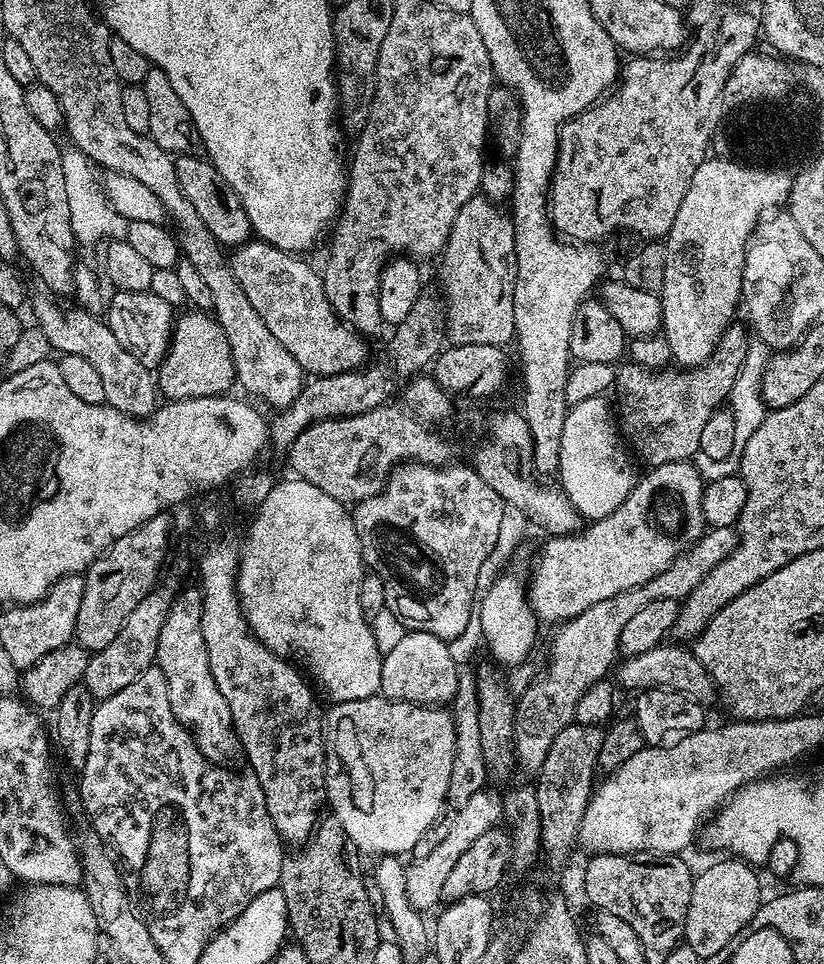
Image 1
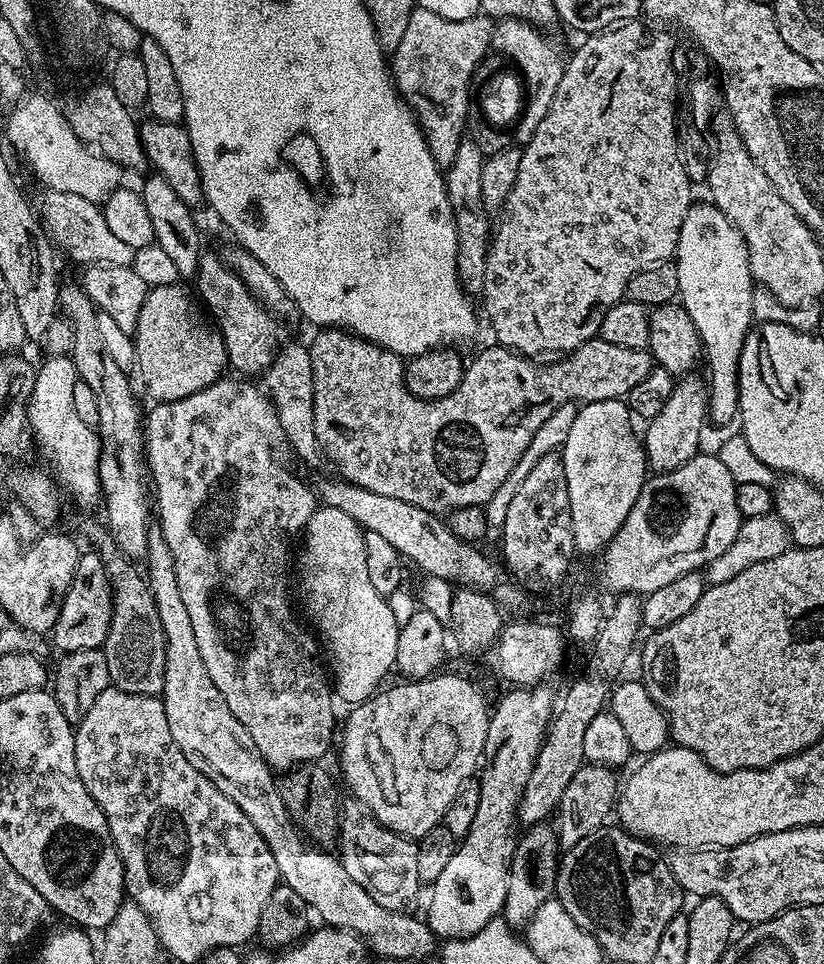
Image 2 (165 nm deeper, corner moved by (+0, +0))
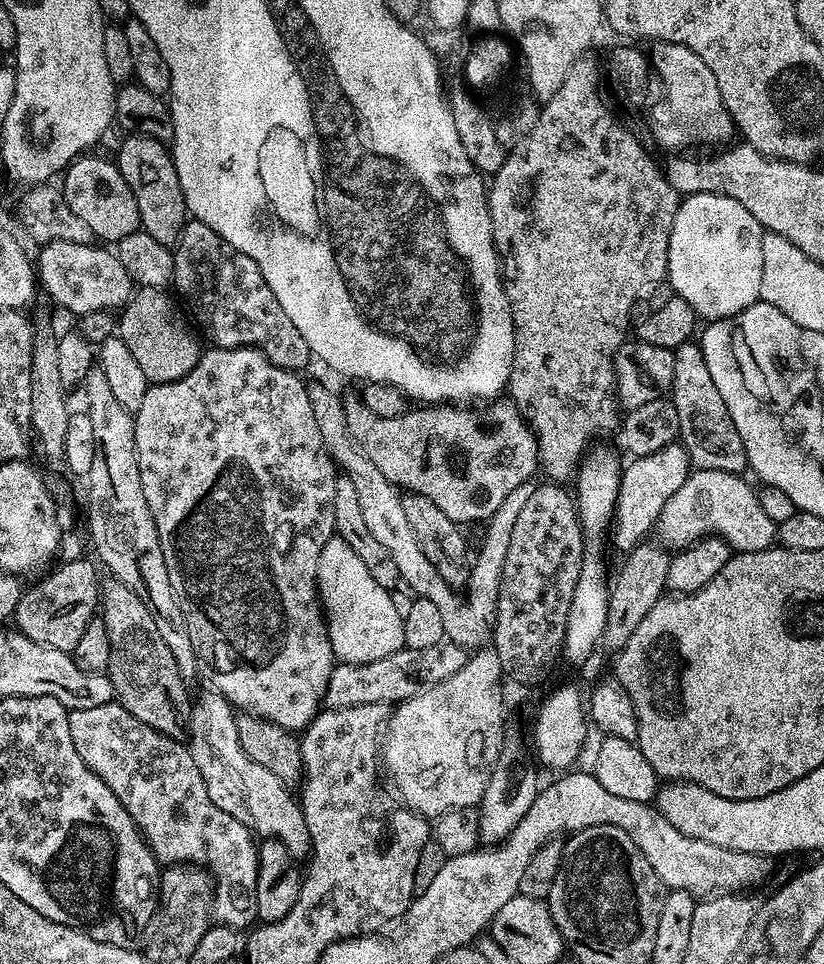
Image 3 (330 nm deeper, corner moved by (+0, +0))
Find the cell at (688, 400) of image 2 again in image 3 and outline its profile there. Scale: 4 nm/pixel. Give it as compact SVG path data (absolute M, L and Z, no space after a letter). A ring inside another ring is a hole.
M679 443L658 450L658 454L629 459L623 465L614 513L614 532L616 528L618 547L624 548L623 550L631 549L653 531L662 506L670 502L670 494L675 494L684 485L689 471L688 451Z

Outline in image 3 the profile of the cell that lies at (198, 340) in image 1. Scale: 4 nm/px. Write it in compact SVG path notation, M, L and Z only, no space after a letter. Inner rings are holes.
M139 287L125 304L118 318L117 335L137 359L142 374L153 384L176 381L184 377L200 360L202 351L202 346L199 346L192 334L193 329L183 309L168 294L167 291L156 287Z

